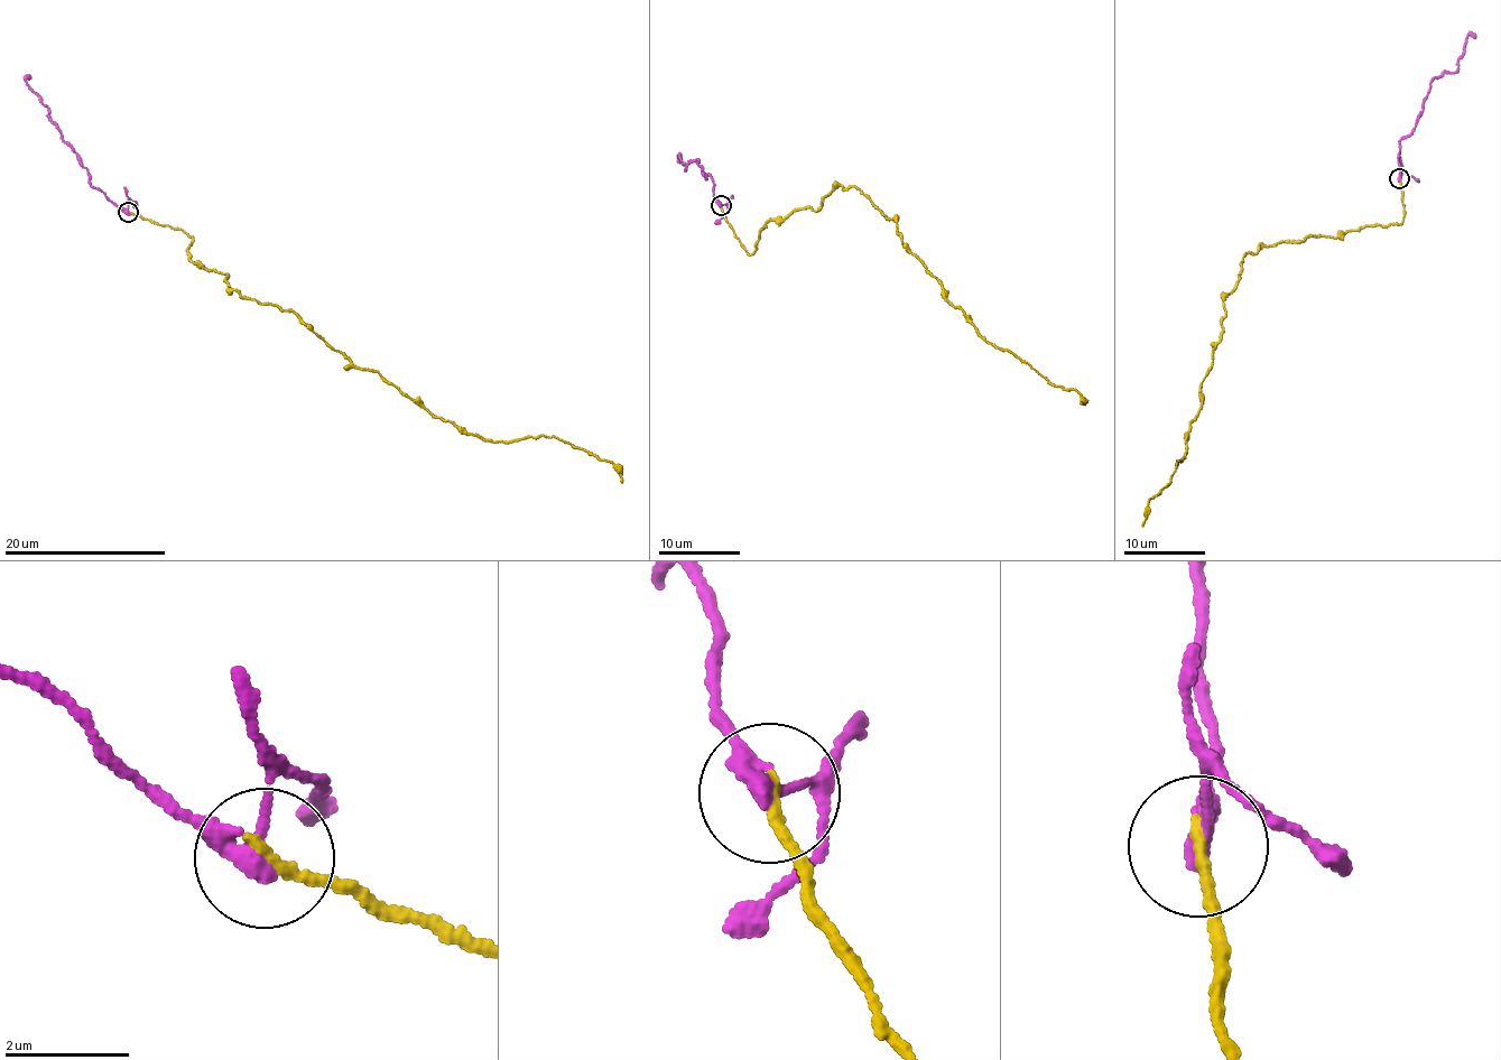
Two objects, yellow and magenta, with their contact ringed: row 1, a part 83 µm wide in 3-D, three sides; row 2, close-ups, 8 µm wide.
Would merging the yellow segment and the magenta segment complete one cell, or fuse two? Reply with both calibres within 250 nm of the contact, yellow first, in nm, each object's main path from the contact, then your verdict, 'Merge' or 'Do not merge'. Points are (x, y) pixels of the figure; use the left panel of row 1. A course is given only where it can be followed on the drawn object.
Thickness 190 nm (yellow) against 280 nm. Course of yellow: (128, 211), (191, 235), (190, 260), (297, 314), (428, 412), (483, 439), (555, 437), (621, 482). Course of magenta: (128, 211), (91, 186), (86, 170), (27, 82), (29, 74). Merge

